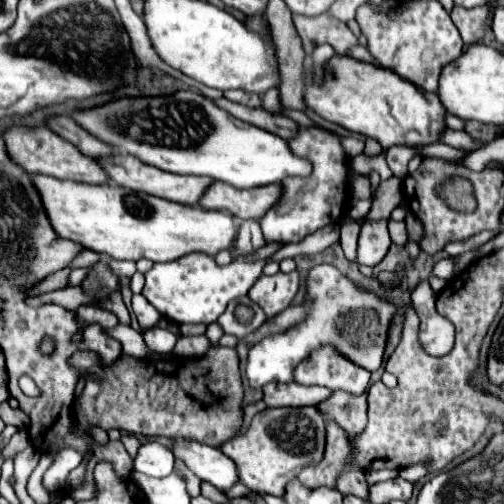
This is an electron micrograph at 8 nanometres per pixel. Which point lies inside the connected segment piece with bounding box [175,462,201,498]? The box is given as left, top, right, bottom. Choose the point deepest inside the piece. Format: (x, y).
(193, 482)

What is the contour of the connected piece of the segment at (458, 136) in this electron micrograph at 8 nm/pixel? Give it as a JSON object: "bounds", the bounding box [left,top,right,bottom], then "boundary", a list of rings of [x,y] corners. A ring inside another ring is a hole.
{"bounds":[439,128,481,152],"boundary":[[[445,128],[445,130],[441,132],[439,142],[441,142],[441,144],[449,144],[449,146],[459,148],[459,150],[463,148],[463,150],[467,150],[467,152],[481,148],[481,146],[477,146],[477,142],[475,142],[469,134],[465,134],[463,130],[451,130],[451,128]]]}

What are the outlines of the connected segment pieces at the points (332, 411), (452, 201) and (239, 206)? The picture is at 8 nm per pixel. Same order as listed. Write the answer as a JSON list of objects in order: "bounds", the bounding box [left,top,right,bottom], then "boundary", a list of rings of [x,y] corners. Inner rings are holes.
[{"bounds":[317,392,367,440],"boundary":[[[333,392],[329,400],[317,406],[325,420],[333,420],[339,428],[345,428],[349,440],[357,436],[357,432],[365,430],[367,420],[367,394],[351,396],[345,392]]]},{"bounds":[443,178,477,212],"boundary":[[[449,178],[449,182],[443,186],[443,200],[459,212],[473,212],[477,208],[473,184],[469,184],[465,178]]]},{"bounds":[199,182,279,220],"boundary":[[[213,182],[199,200],[199,206],[209,210],[227,210],[241,220],[259,220],[279,200],[279,196],[279,184],[267,184],[261,188],[235,188],[231,184]]]}]

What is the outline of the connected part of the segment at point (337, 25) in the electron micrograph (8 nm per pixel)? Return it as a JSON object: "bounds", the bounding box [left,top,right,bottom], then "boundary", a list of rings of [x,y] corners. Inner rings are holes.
{"bounds":[293,14,375,62],"boundary":[[[293,14],[293,24],[303,42],[305,54],[313,52],[313,48],[319,44],[331,44],[337,54],[351,56],[363,62],[375,62],[369,50],[365,46],[359,46],[357,36],[353,36],[347,24],[341,20],[333,20],[333,16],[329,14],[321,14],[315,18]]]}

